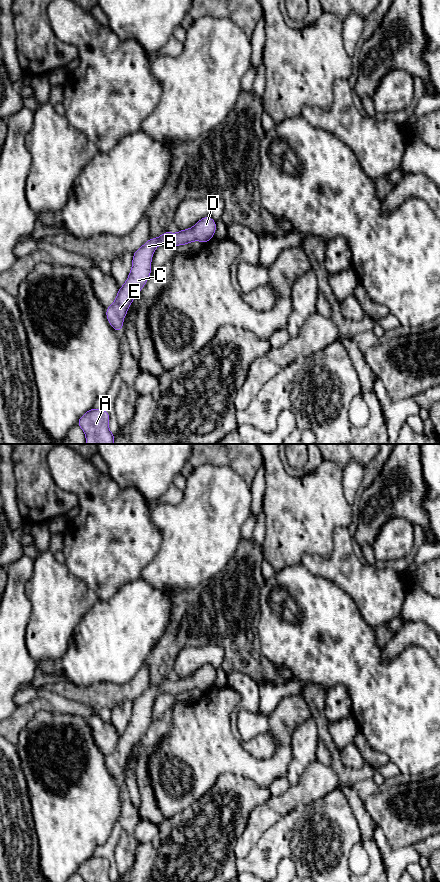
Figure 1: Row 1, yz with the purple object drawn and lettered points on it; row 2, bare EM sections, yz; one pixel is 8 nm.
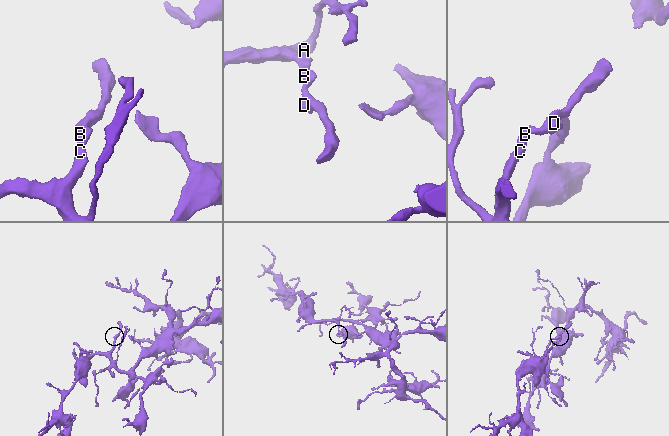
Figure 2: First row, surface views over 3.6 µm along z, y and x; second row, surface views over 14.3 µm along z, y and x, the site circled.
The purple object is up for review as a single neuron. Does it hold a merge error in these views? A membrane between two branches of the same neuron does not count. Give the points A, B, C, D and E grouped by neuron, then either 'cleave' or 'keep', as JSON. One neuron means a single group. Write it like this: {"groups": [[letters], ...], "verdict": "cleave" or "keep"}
{"groups": [["A", "B", "C", "D", "E"]], "verdict": "keep"}

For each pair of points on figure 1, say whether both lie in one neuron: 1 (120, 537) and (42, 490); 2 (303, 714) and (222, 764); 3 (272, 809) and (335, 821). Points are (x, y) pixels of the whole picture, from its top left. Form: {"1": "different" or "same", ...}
{"1": "different", "2": "same", "3": "different"}

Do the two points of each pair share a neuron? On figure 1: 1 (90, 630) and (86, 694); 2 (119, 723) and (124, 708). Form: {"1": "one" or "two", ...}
{"1": "two", "2": "one"}

